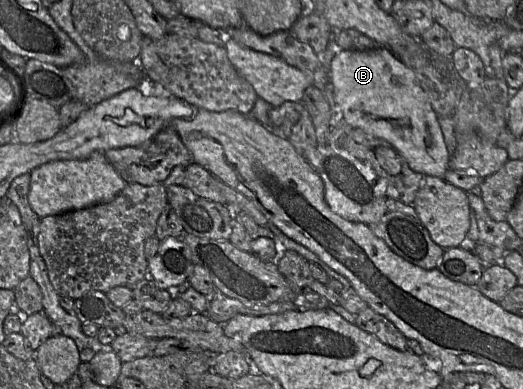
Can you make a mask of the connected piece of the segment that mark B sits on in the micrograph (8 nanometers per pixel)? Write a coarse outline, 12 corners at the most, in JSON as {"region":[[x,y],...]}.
{"region":[[388,48],[340,50],[350,126],[444,178],[451,153],[414,71]]}

